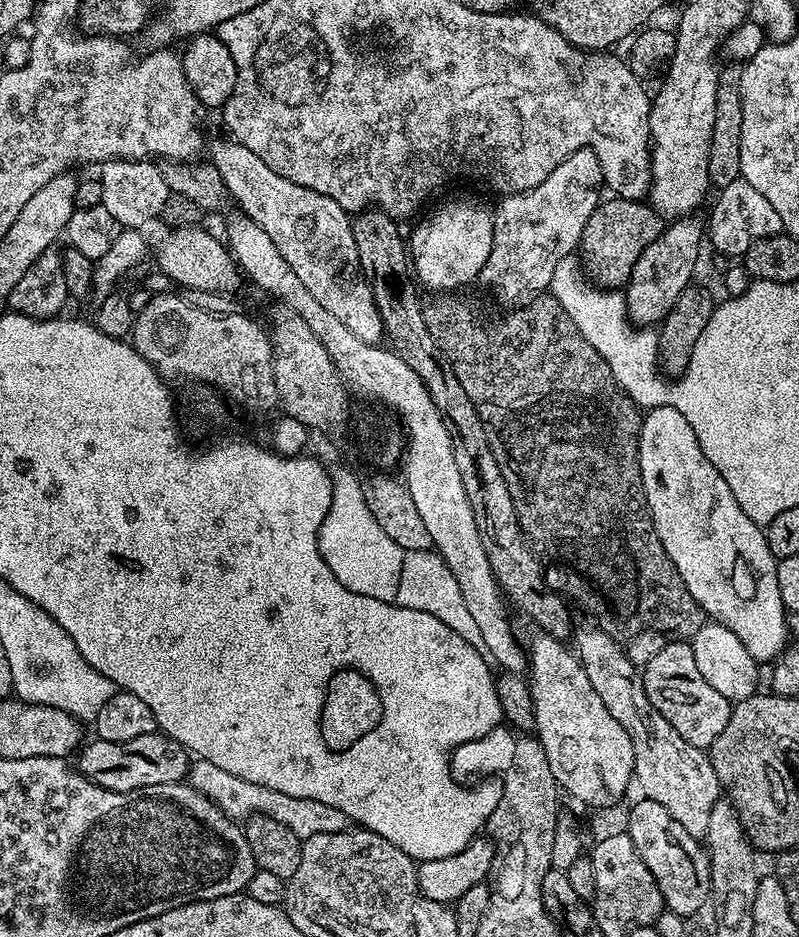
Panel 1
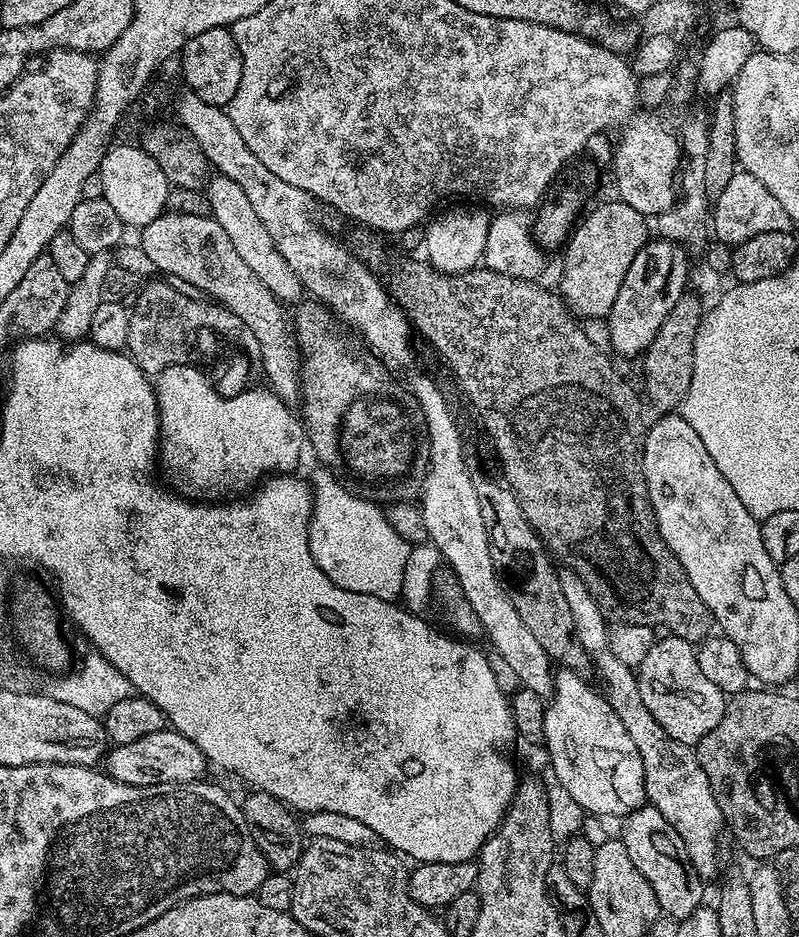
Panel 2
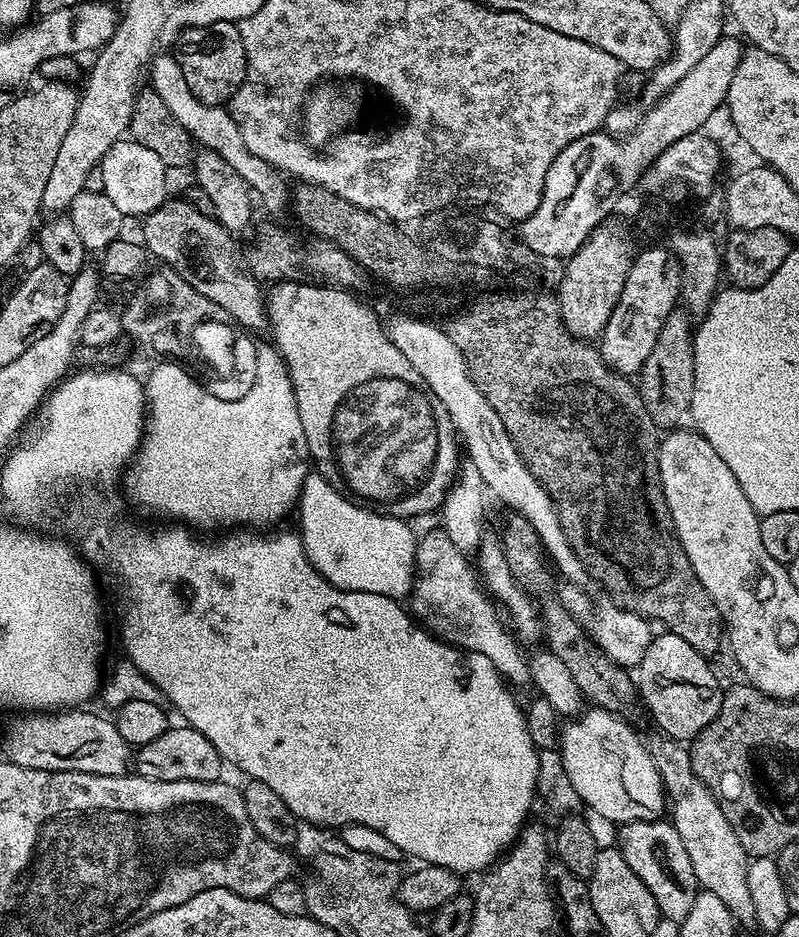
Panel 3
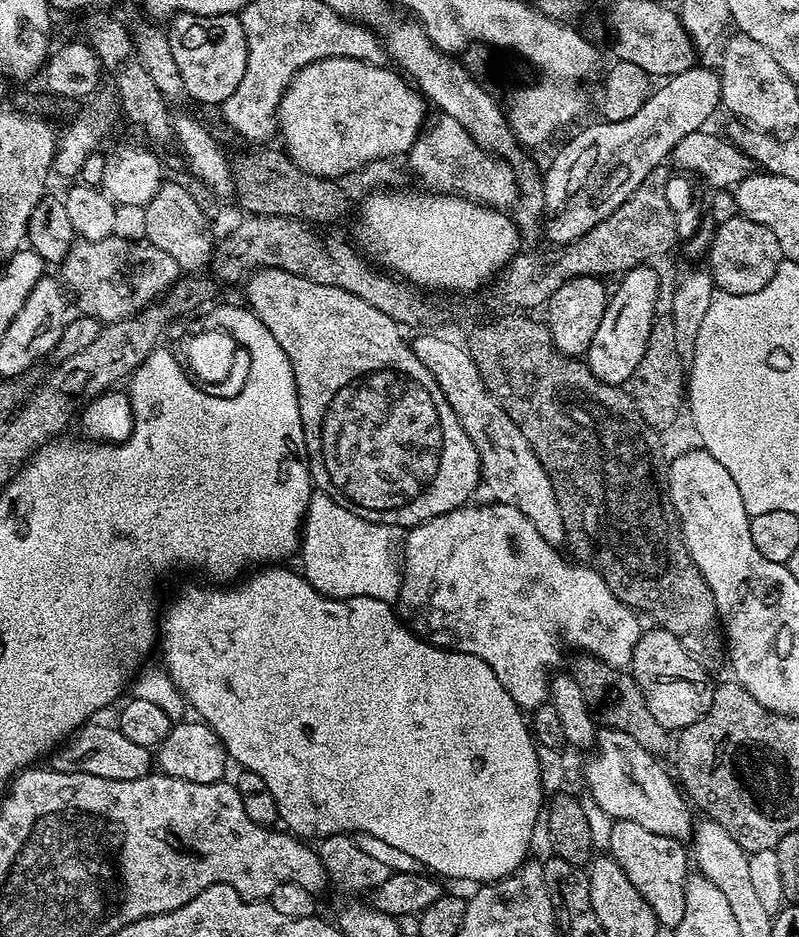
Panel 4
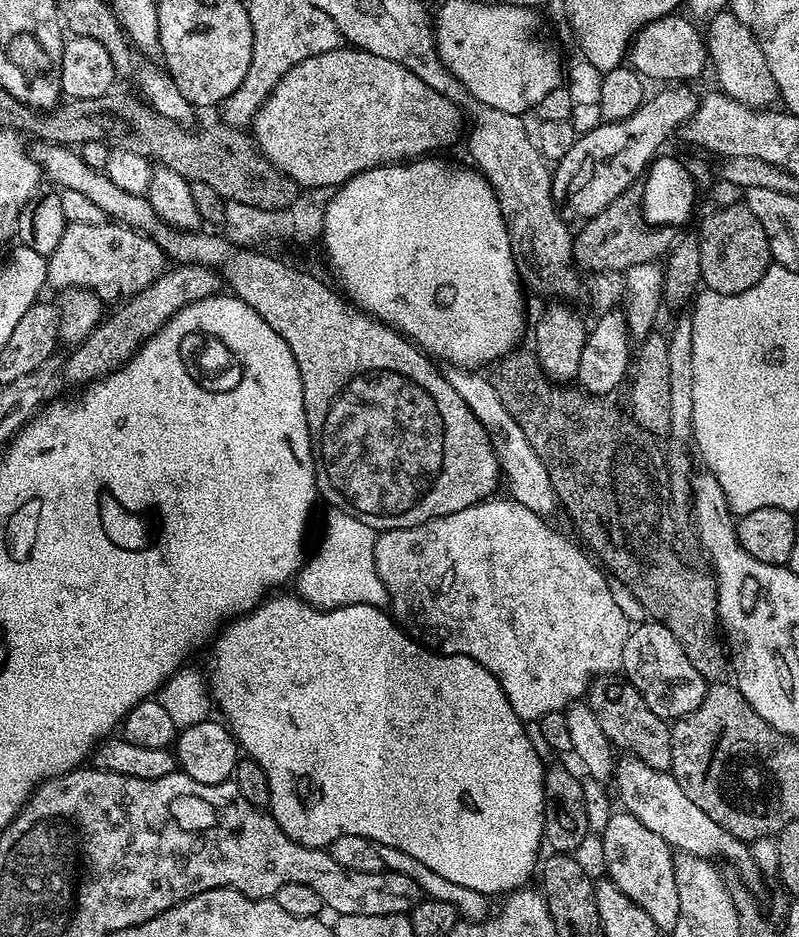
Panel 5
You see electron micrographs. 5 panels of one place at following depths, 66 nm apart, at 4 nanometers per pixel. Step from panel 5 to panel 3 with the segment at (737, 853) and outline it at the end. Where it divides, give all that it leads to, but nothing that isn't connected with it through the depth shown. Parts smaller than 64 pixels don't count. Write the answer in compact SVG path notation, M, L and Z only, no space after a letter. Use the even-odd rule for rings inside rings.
M588 706L580 715L569 719L560 729L558 751L570 784L577 791L581 805L596 816L609 820L613 826L629 824L635 820L659 820L666 812L664 784L648 753L647 743L624 721L623 715L605 708Z

